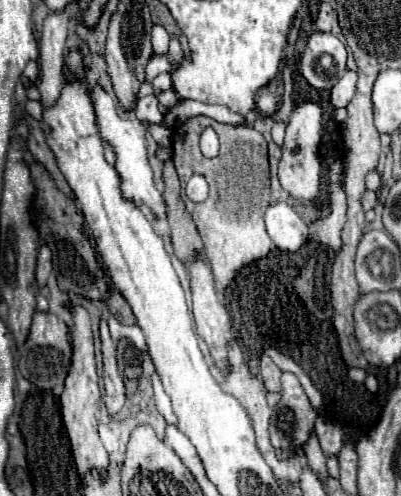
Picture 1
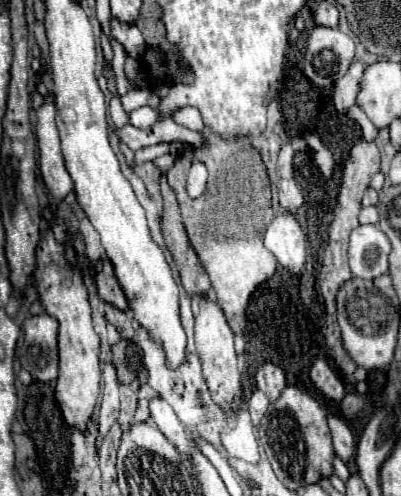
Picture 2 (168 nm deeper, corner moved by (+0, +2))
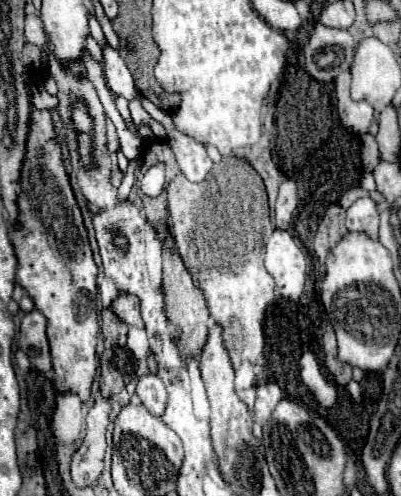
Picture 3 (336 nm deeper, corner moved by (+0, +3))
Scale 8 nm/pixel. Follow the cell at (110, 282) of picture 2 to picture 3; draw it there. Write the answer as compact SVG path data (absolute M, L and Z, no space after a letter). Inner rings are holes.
M121 293L113 303L111 303L113 313L117 313L117 317L121 317L121 321L125 321L127 325L137 325L143 327L141 315L139 315L139 299L135 295L129 293Z

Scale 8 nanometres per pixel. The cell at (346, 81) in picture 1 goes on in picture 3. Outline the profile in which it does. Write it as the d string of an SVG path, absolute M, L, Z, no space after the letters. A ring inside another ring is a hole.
M349 71L339 73L339 77L335 79L339 119L347 131L363 135L369 131L369 125L373 121L373 109L369 109L365 101L353 101L349 97L349 85L351 85L351 73Z

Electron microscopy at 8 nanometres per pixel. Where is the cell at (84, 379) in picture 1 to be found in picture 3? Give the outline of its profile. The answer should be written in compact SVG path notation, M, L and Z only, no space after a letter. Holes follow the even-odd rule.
M33 109L33 127L21 169L21 185L19 227L11 229L11 241L19 261L15 281L29 291L37 311L47 317L55 389L59 393L73 393L81 401L87 401L97 371L97 265L91 255L81 209L77 207L69 177L63 169L61 147L55 143L49 111Z

